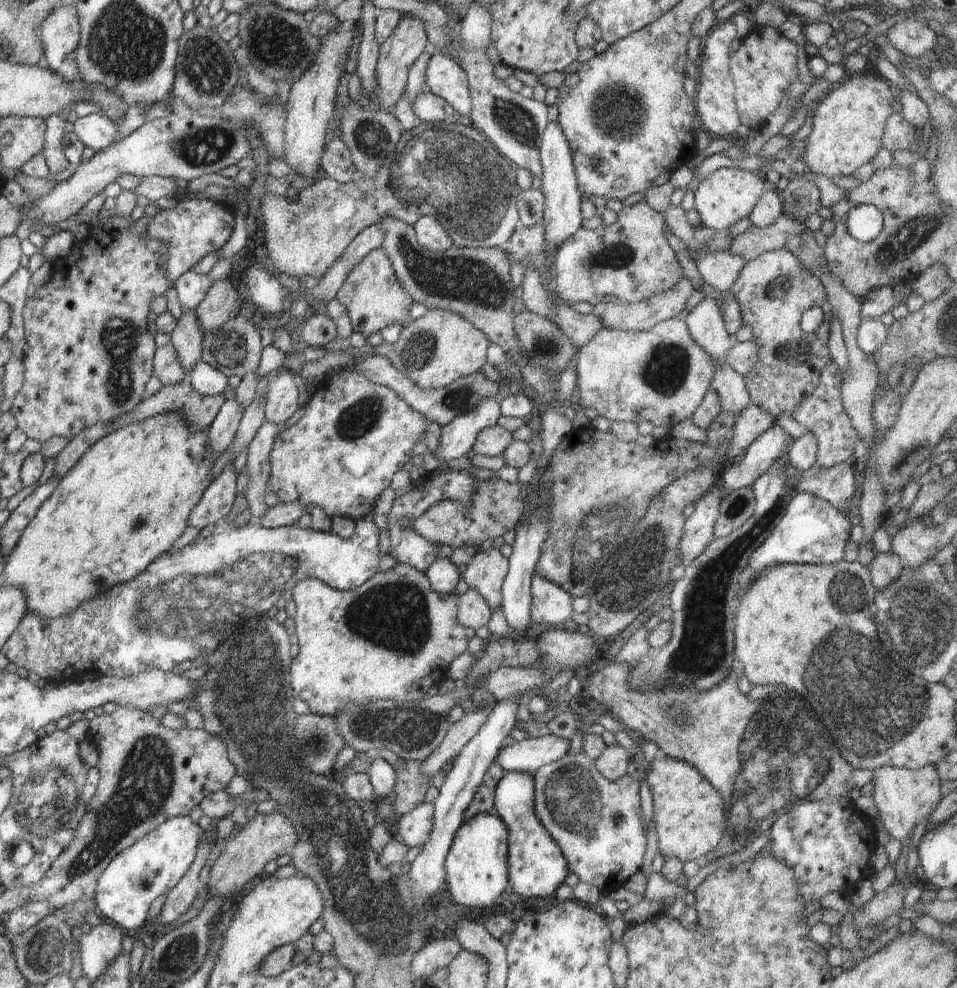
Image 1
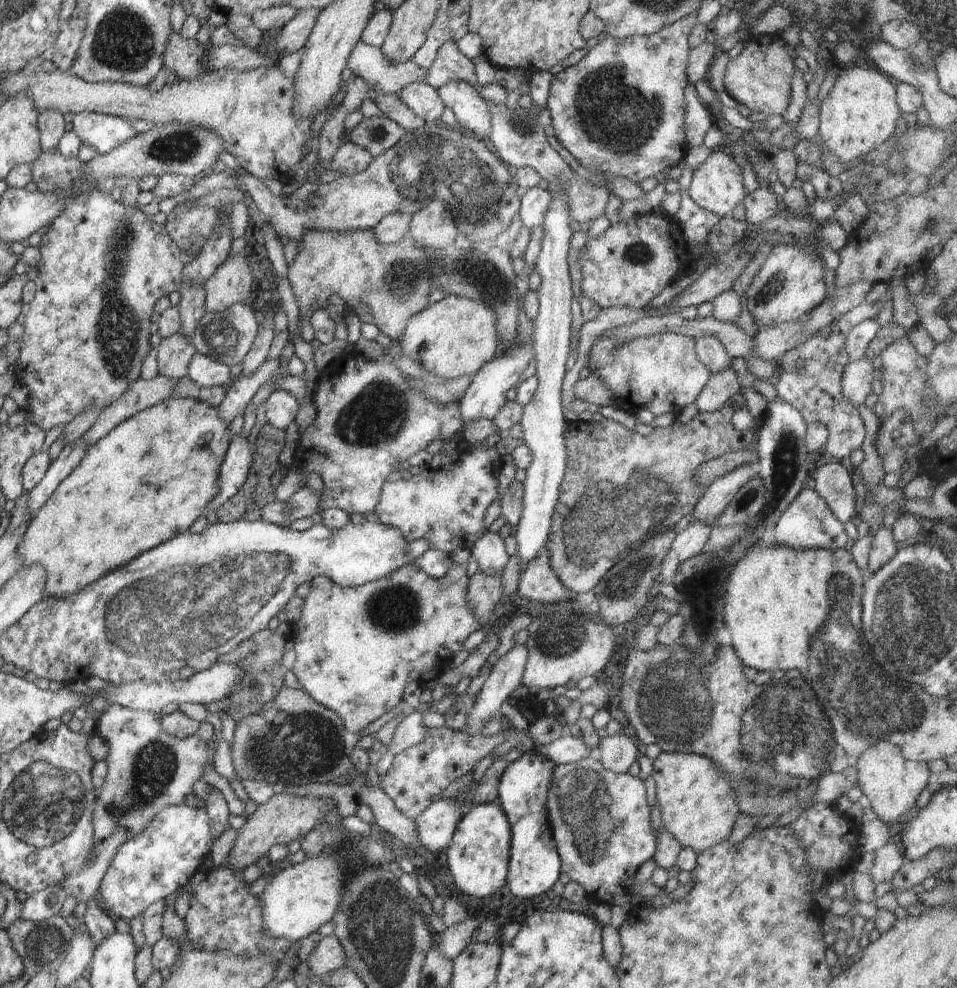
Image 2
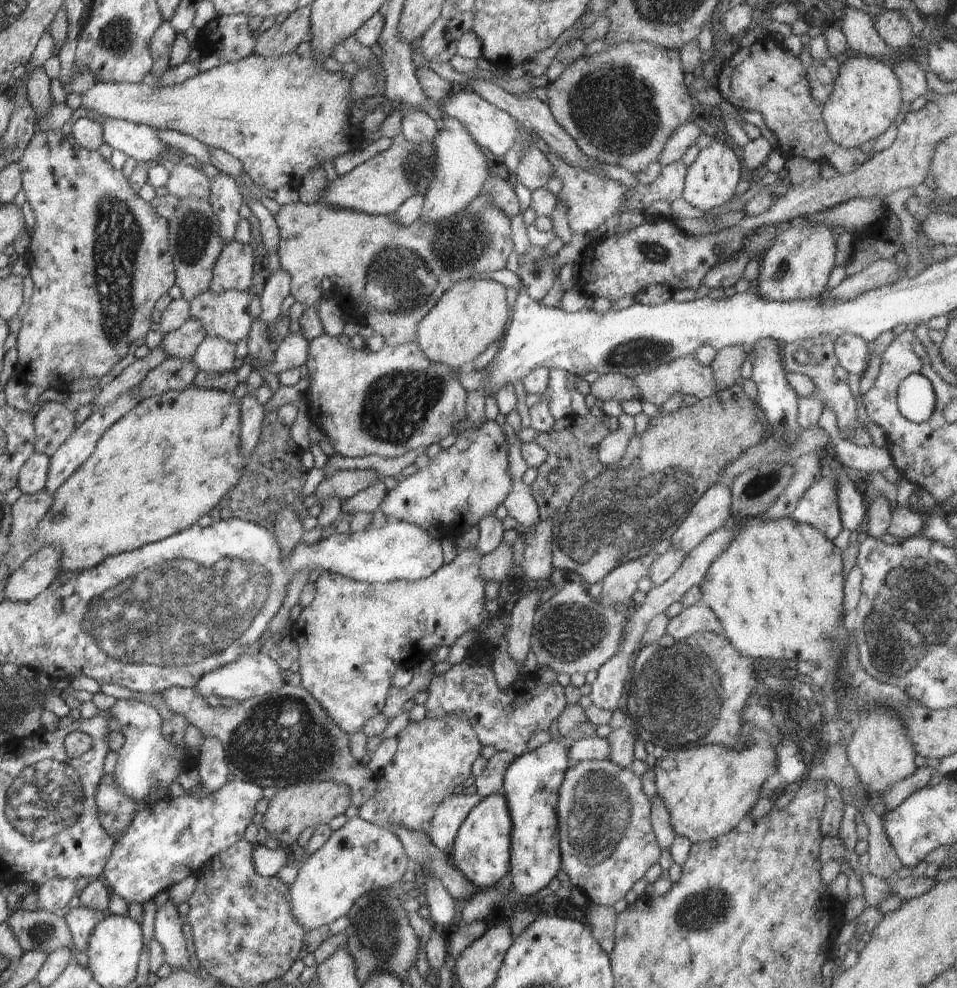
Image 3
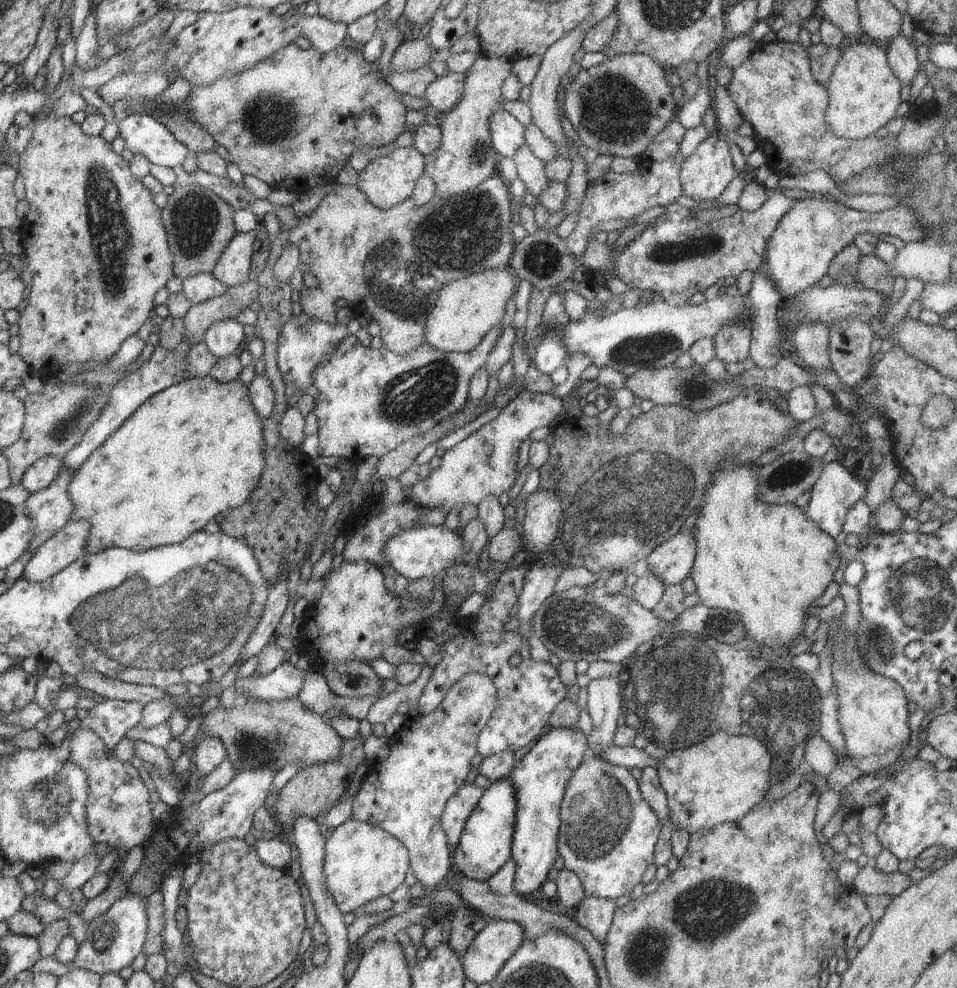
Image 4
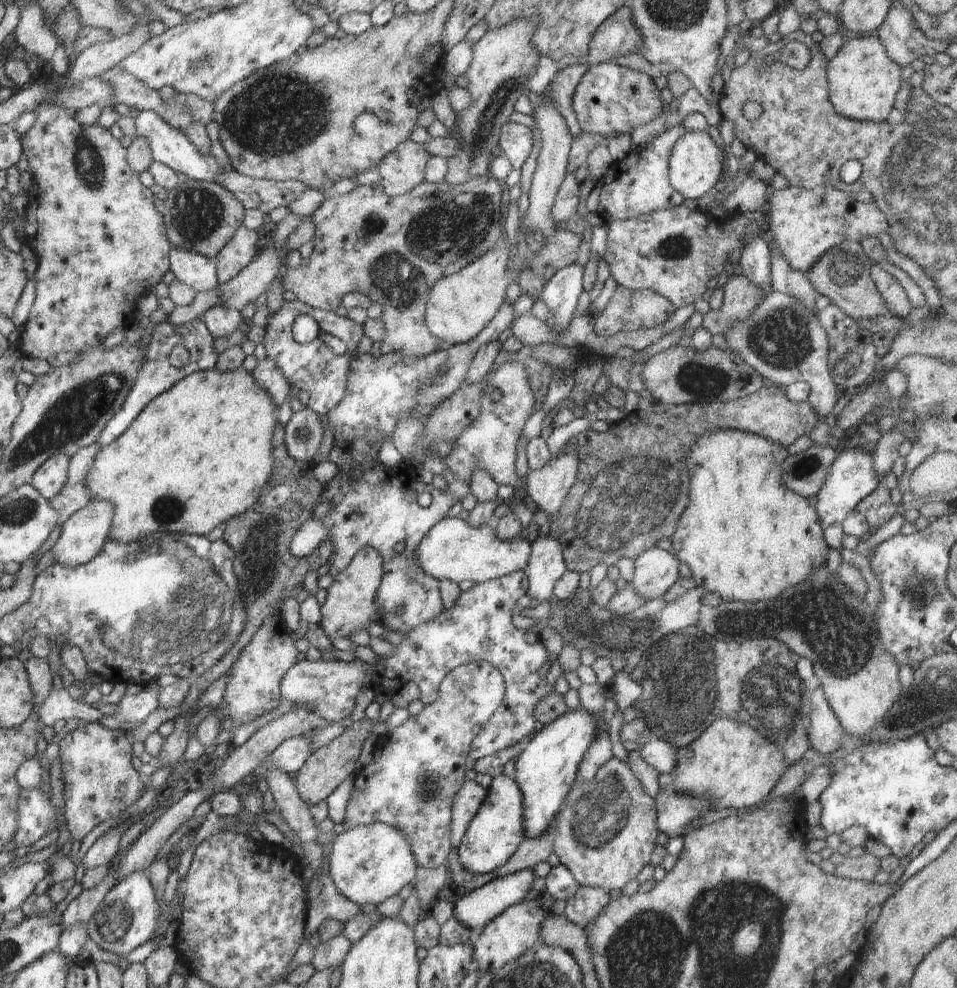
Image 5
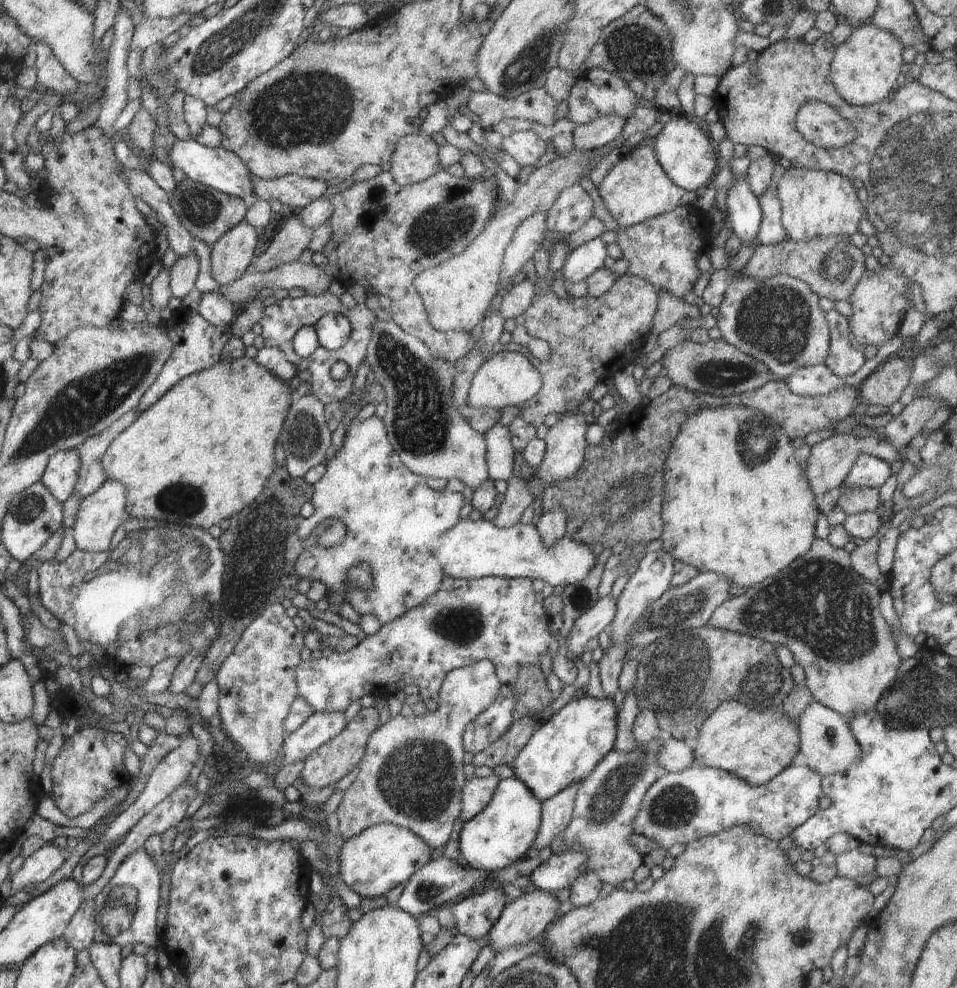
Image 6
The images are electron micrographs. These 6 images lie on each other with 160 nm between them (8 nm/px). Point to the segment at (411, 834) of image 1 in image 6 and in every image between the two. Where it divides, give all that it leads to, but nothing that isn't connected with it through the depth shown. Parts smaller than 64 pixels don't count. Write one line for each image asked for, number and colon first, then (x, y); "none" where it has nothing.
2: (436, 826)
3: (449, 815)
4: (459, 806)
5: (470, 796)
6: (477, 793)

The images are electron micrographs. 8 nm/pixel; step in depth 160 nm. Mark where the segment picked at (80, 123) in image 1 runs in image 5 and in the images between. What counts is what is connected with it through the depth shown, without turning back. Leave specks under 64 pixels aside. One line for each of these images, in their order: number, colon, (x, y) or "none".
2: (106, 133)
3: (140, 142)
4: (143, 134)
5: (170, 146)

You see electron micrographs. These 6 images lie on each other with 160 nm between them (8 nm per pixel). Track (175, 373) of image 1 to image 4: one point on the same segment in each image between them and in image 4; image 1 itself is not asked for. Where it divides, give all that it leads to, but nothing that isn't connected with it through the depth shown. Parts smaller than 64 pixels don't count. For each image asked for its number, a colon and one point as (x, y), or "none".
2: (174, 353)
3: (183, 343)
4: (201, 316)

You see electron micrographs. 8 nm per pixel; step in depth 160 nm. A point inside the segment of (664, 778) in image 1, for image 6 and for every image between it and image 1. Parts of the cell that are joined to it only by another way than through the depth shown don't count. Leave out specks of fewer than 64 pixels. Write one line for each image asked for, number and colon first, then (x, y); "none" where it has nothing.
2: (699, 807)
3: (712, 789)
4: (720, 779)
5: (733, 765)
6: (756, 745)

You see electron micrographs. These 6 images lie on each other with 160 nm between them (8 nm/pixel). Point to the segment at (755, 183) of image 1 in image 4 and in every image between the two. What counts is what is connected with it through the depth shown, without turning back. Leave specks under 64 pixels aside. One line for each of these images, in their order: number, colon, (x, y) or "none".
2: (717, 185)
3: (711, 181)
4: (705, 175)

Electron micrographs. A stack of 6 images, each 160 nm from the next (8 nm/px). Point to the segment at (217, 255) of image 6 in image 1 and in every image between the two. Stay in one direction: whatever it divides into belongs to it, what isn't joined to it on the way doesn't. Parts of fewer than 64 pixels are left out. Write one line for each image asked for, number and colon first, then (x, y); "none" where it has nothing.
1: (222, 302)
2: (232, 282)
3: (233, 270)
4: (232, 268)
5: (240, 250)

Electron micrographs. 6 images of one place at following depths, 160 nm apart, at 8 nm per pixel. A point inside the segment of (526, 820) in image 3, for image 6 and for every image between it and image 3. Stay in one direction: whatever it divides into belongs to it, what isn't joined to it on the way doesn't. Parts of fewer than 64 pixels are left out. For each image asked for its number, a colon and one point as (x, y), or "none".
4: (540, 778)
5: (545, 770)
6: (564, 749)

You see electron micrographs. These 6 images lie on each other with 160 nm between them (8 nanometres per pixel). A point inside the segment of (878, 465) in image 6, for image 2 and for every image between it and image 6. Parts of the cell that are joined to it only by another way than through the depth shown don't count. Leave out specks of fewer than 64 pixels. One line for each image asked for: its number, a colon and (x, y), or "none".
2: (808, 523)
3: (818, 509)
4: (837, 489)
5: (852, 477)

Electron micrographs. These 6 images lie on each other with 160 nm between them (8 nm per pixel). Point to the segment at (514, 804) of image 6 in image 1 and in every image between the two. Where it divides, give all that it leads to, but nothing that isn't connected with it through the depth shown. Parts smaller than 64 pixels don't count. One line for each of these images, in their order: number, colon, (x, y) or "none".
1: (477, 865)
2: (478, 858)
3: (481, 849)
4: (485, 844)
5: (496, 831)

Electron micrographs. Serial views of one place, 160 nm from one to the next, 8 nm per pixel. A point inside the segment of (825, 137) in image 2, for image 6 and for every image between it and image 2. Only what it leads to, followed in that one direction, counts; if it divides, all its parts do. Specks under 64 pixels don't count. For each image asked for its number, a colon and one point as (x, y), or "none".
3: (866, 98)
4: (864, 95)
5: (863, 80)
6: (865, 67)

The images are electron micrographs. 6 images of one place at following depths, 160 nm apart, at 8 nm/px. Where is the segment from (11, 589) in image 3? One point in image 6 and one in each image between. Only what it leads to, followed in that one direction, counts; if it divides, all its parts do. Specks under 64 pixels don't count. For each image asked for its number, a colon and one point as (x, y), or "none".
4: (68, 544)
5: (84, 533)
6: (102, 512)

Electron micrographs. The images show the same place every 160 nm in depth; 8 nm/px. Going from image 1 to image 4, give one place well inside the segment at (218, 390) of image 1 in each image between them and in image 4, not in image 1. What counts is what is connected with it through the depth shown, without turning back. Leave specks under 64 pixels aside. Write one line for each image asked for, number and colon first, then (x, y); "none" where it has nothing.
2: (207, 372)
3: (214, 354)
4: (222, 339)

